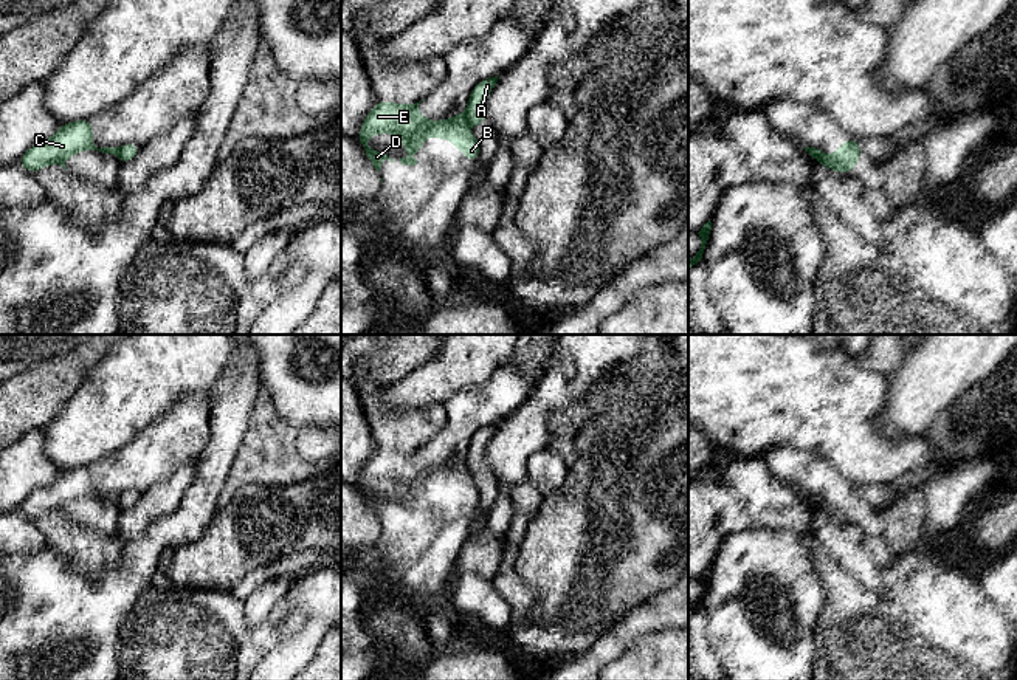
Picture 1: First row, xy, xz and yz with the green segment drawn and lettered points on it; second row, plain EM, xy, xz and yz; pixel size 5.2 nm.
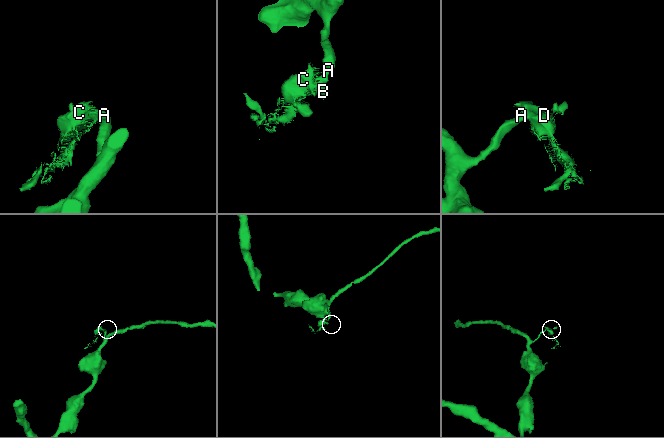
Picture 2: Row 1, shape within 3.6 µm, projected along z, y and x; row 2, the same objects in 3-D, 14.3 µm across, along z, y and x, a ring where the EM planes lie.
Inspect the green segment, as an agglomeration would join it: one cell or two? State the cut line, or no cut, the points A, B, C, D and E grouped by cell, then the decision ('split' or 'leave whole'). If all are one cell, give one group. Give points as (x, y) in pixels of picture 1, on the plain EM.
cut in xz along (464, 459), (468, 468); A / B C D E; split

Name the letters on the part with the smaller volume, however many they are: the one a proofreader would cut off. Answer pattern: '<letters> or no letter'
B, C, D, E

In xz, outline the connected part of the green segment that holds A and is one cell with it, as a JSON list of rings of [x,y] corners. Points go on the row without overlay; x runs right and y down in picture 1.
[[[498,423],[487,424],[474,432],[471,437],[468,452],[465,457],[467,468],[473,472],[484,472],[484,451],[490,438],[495,435],[498,429]]]

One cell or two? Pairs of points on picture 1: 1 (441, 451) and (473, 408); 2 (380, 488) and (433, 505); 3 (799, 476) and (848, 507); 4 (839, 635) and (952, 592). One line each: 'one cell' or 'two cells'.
1: one cell
2: two cells
3: one cell
4: one cell

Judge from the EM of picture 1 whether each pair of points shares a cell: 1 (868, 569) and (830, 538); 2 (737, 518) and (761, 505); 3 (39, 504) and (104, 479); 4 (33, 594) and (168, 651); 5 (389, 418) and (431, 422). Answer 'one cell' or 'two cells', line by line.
1: one cell
2: two cells
3: one cell
4: two cells
5: one cell

